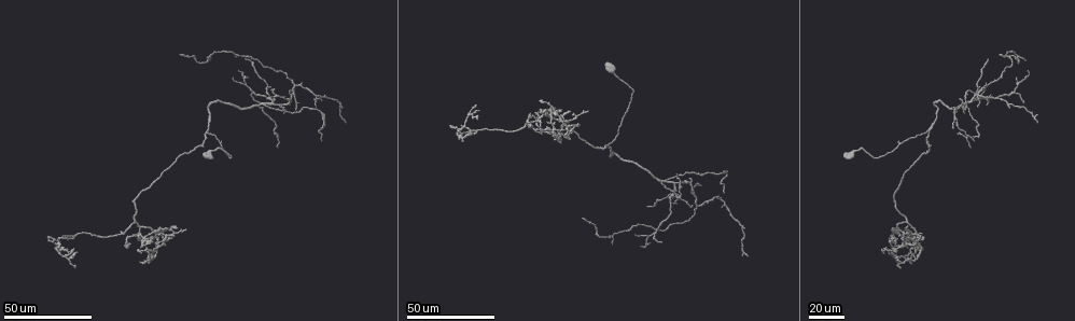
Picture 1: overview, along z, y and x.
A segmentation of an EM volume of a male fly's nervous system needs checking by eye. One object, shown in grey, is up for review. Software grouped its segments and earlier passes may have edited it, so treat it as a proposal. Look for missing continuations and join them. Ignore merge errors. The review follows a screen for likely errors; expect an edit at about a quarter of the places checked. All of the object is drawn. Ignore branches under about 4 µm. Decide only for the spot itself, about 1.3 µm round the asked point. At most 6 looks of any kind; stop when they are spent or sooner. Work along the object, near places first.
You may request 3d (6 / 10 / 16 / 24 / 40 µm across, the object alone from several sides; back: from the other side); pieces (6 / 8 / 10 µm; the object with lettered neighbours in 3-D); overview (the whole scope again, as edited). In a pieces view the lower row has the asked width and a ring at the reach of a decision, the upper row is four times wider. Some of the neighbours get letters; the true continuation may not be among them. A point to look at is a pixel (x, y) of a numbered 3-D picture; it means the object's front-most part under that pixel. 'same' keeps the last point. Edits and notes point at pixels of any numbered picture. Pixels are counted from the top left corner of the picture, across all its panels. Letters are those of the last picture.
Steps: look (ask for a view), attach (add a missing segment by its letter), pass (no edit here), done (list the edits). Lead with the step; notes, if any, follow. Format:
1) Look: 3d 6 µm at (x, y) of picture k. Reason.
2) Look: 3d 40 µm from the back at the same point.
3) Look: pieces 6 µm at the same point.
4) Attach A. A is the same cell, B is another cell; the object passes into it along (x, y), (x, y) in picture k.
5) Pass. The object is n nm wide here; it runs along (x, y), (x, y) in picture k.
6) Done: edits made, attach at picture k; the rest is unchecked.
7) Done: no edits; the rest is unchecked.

Look: 3d 24 µm at (900, 268) of picture 1.

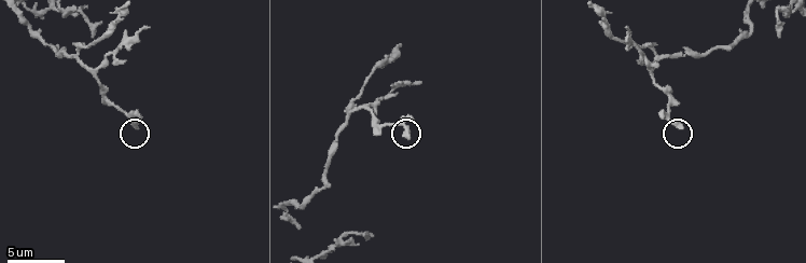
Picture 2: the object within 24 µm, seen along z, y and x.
Look: pieces 10 µm at (409, 136) of picture 2.

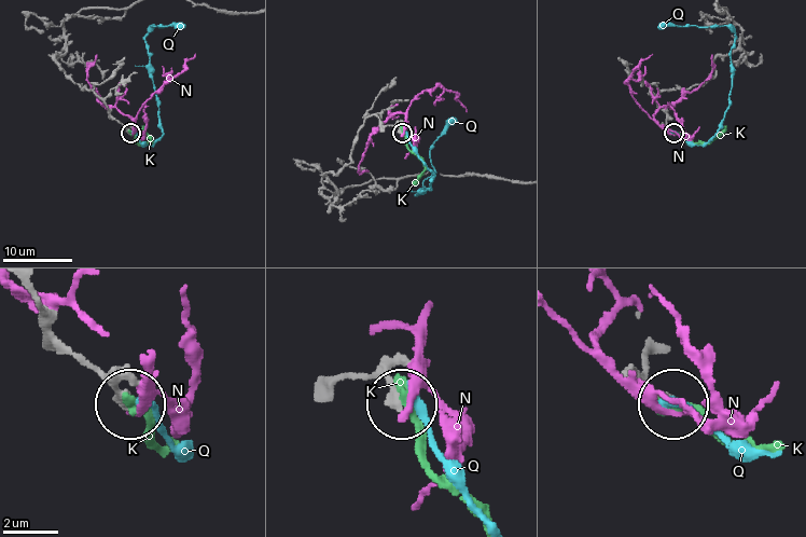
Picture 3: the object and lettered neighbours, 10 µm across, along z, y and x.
Pass. K, N and Q are other cells; it runs along (334, 174), (349, 162), (367, 118), (401, 132) in picture 3; no lettered segment goes on from it.

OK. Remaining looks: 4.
Look: 3d 40 µm at (155, 256) of picture 1. Free end.

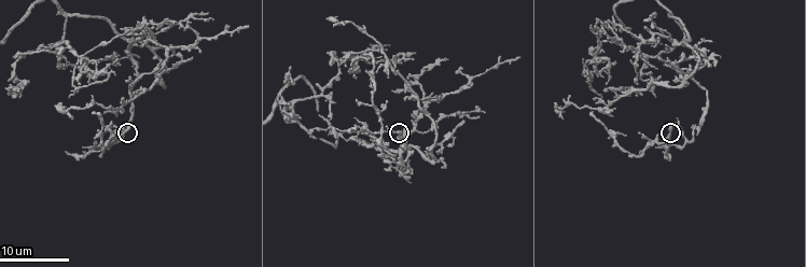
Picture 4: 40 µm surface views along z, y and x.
Look: pieces 6 µm at (672, 125) of picture 4.

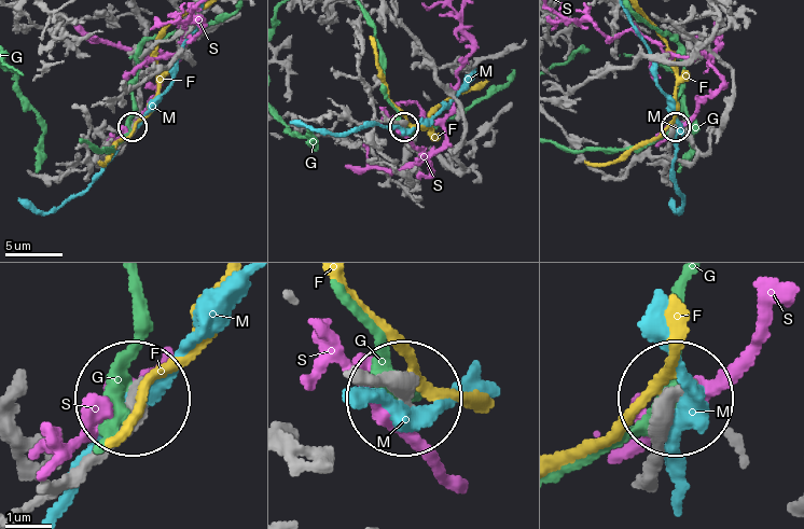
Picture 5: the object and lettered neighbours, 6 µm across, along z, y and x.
Pass. F, G, M and S are other cells; it runs along (709, 47), (732, 72), (726, 122), (688, 163), (676, 128) in picture 5; none of them fits.

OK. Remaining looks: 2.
Look: 3d 24 µm at (607, 92) of picture 4. An open end.

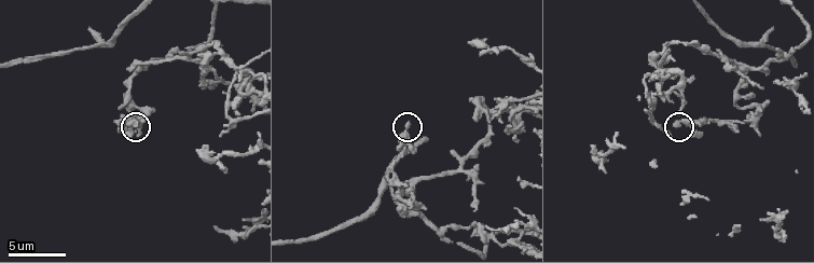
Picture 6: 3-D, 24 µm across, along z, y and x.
Look: pieces 6 µm at (135, 126) of picture 6.

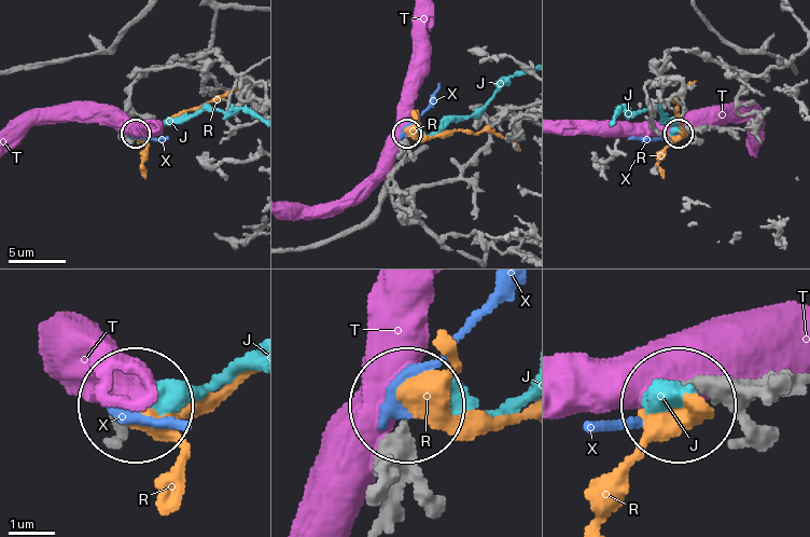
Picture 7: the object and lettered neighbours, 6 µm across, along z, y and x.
Pass. The object is 250 nm wide here; J, R, T and X are other cells; it runs along (373, 518), (412, 405) in picture 7; no lettered segment goes on from it.

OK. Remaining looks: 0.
Done: no edits; the rest is unchecked.

